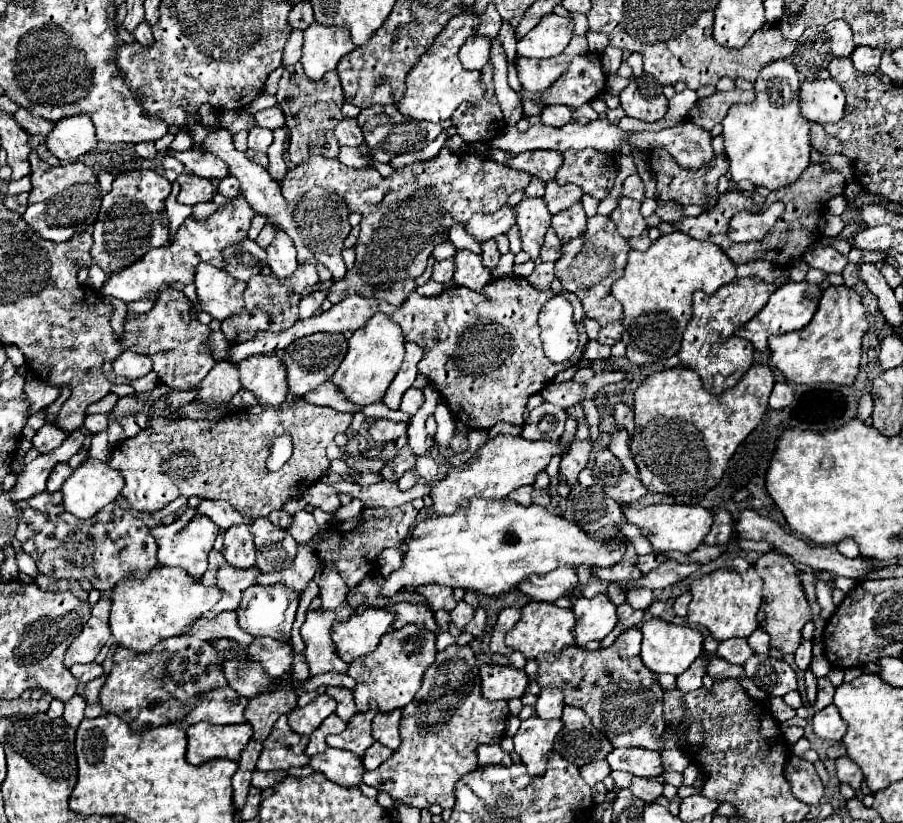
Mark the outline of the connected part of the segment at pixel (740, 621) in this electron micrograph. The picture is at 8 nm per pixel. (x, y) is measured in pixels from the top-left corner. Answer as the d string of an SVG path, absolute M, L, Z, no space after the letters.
M735 558L727 566L705 574L691 584L693 600L689 604L689 624L705 626L715 640L749 638L757 628L757 610L763 598L763 578L757 574L753 564L743 558Z

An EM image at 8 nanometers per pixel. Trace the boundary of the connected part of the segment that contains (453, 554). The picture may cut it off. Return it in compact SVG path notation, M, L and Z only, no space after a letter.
M471 498L467 508L451 516L435 516L419 522L407 542L409 550L403 556L403 566L385 580L381 588L383 596L395 596L405 586L425 584L501 594L515 588L529 574L545 574L561 564L585 564L589 568L615 566L621 562L627 546L623 536L595 538L561 514L551 514L537 504L523 506L511 498Z

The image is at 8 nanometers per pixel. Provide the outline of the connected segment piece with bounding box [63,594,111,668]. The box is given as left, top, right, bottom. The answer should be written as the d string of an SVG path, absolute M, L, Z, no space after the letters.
M101 596L101 600L93 606L91 620L83 626L81 634L73 640L73 644L65 652L63 664L71 668L73 664L87 664L93 662L99 650L109 642L111 630L109 630L109 596Z

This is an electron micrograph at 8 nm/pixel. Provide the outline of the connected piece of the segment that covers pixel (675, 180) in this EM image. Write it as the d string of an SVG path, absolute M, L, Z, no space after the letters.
M656 150L654 155L651 156L651 168L655 172L655 178L657 178L657 200L661 202L677 202L681 206L689 206L689 204L697 204L697 206L705 206L707 204L707 210L715 208L717 204L717 182L721 176L725 176L729 169L729 160L727 160L727 154L725 152L719 152L715 154L715 158L707 164L707 168L699 168L699 170L683 170L671 155L665 150Z

